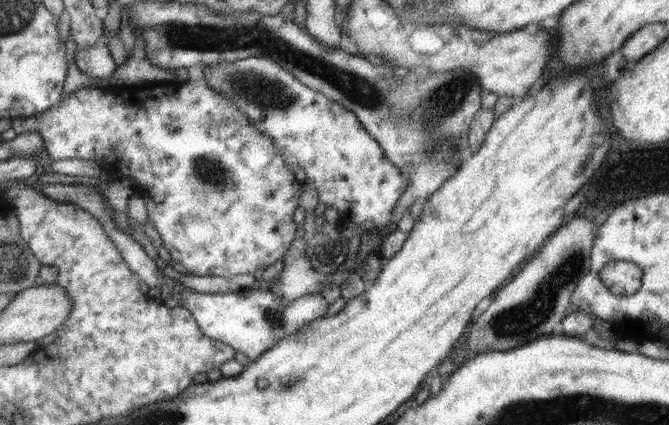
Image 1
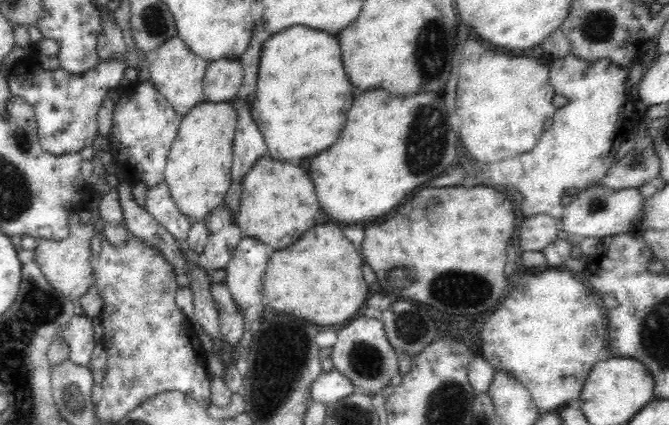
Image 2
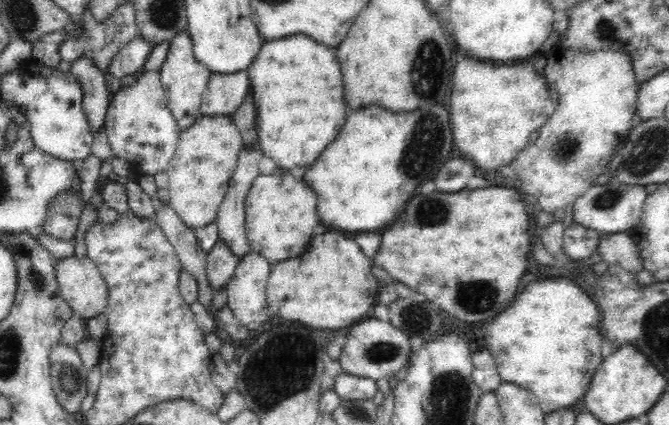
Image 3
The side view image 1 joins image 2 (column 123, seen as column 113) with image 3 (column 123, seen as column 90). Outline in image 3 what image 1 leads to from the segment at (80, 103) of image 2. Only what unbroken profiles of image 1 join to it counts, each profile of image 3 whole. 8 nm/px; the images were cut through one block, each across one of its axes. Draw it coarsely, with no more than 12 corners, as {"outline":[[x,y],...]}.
{"outline":[[140,36],[110,61],[106,73],[122,80],[140,70],[155,44]]}

